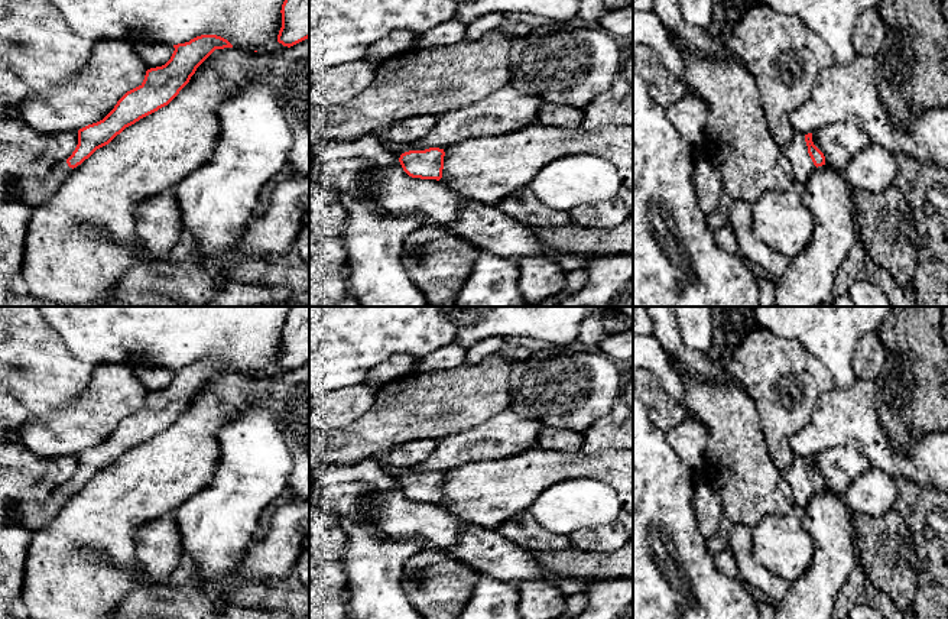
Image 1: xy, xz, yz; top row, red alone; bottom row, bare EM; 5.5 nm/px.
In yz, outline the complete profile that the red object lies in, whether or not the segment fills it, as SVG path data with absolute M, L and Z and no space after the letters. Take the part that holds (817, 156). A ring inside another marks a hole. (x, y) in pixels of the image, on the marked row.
M795 132L790 143L785 149L785 155L792 165L798 188L803 187L818 166L825 165L824 153L812 142L812 133L803 135Z

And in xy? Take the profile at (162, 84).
M201 35L173 48L171 59L162 67L147 69L143 82L127 91L103 120L78 130L78 145L66 161L55 163L43 178L19 178L13 185L13 195L35 207L45 202L74 168L126 127L168 106L215 49L233 45L217 35Z

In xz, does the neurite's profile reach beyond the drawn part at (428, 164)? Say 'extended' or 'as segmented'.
extended

